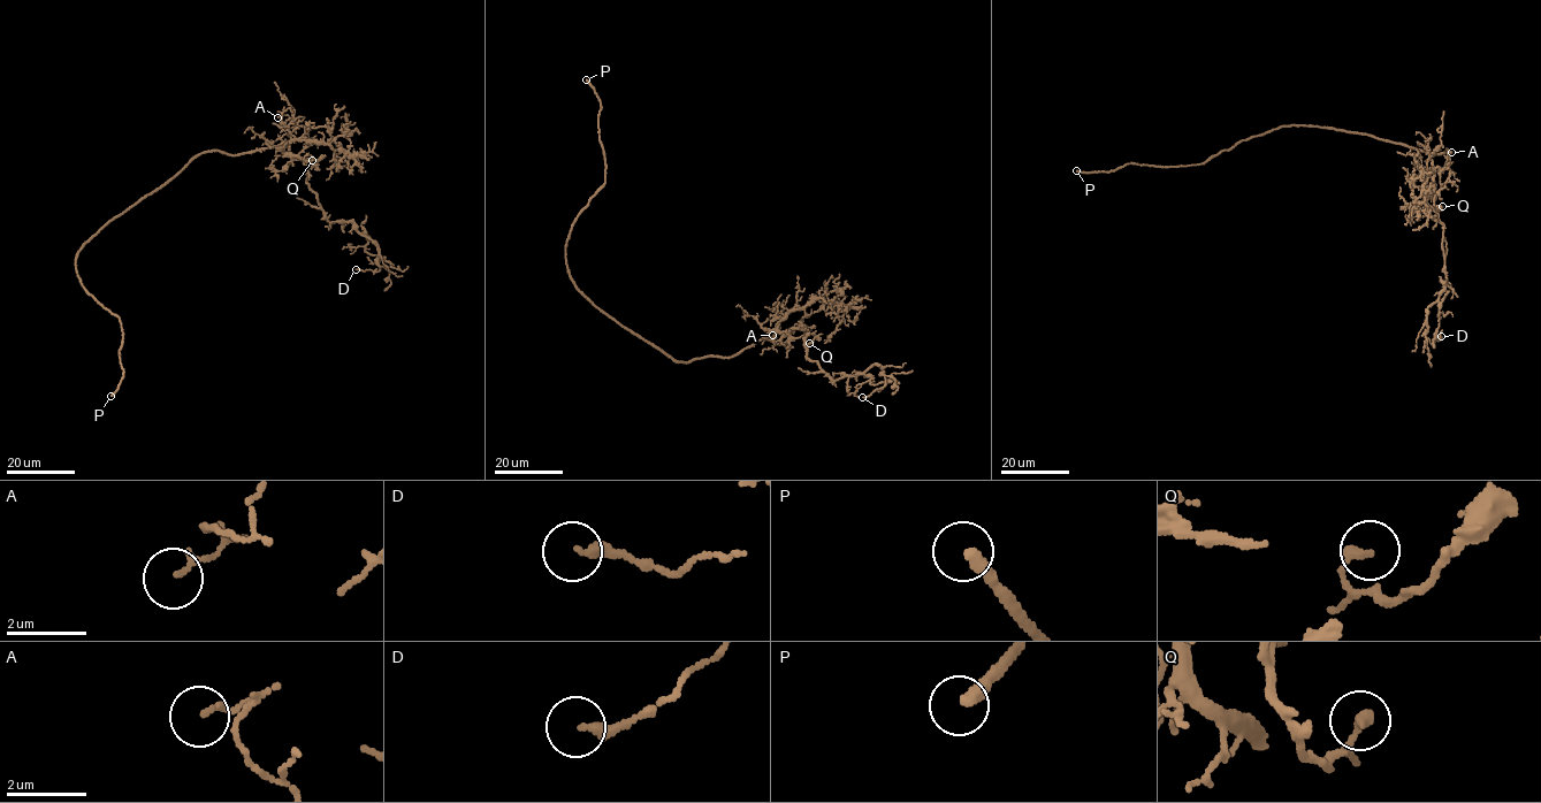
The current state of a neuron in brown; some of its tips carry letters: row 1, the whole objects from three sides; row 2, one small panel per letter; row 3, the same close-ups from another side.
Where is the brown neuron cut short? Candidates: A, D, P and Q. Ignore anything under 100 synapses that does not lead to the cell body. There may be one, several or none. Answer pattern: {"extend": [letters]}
{"extend": ["P"]}

